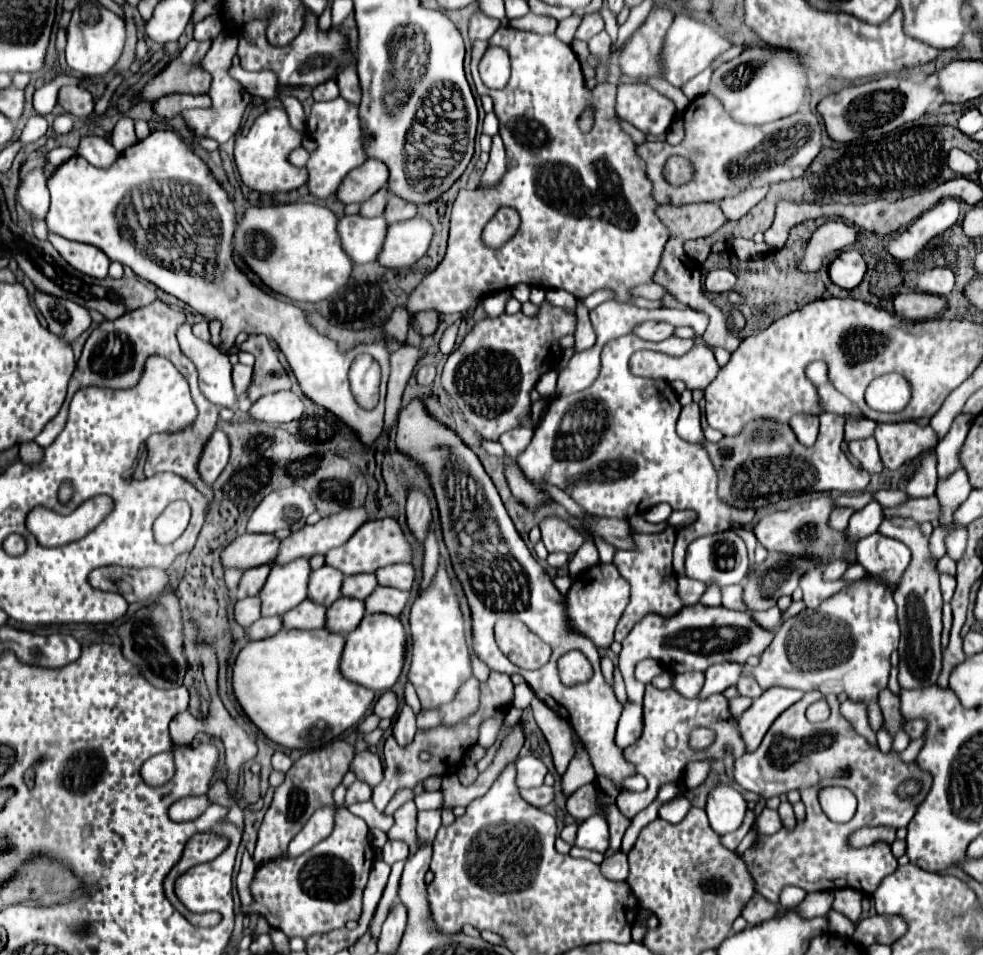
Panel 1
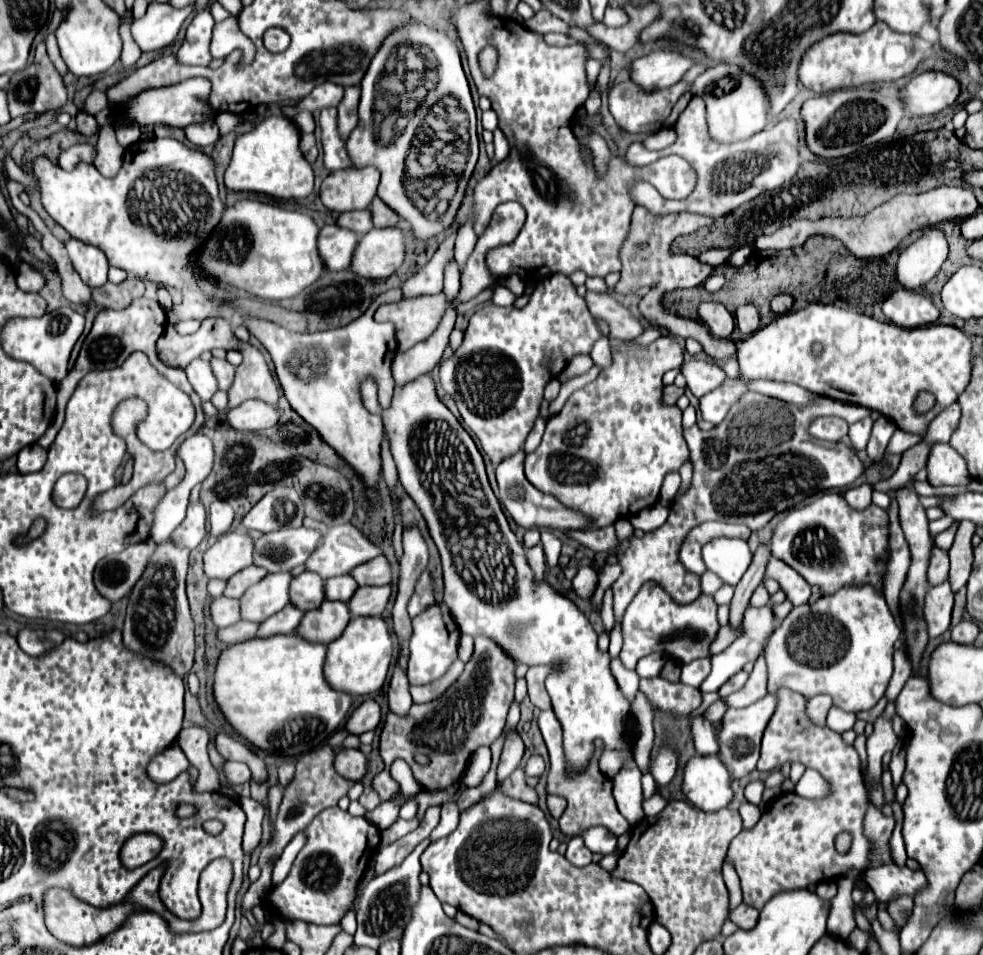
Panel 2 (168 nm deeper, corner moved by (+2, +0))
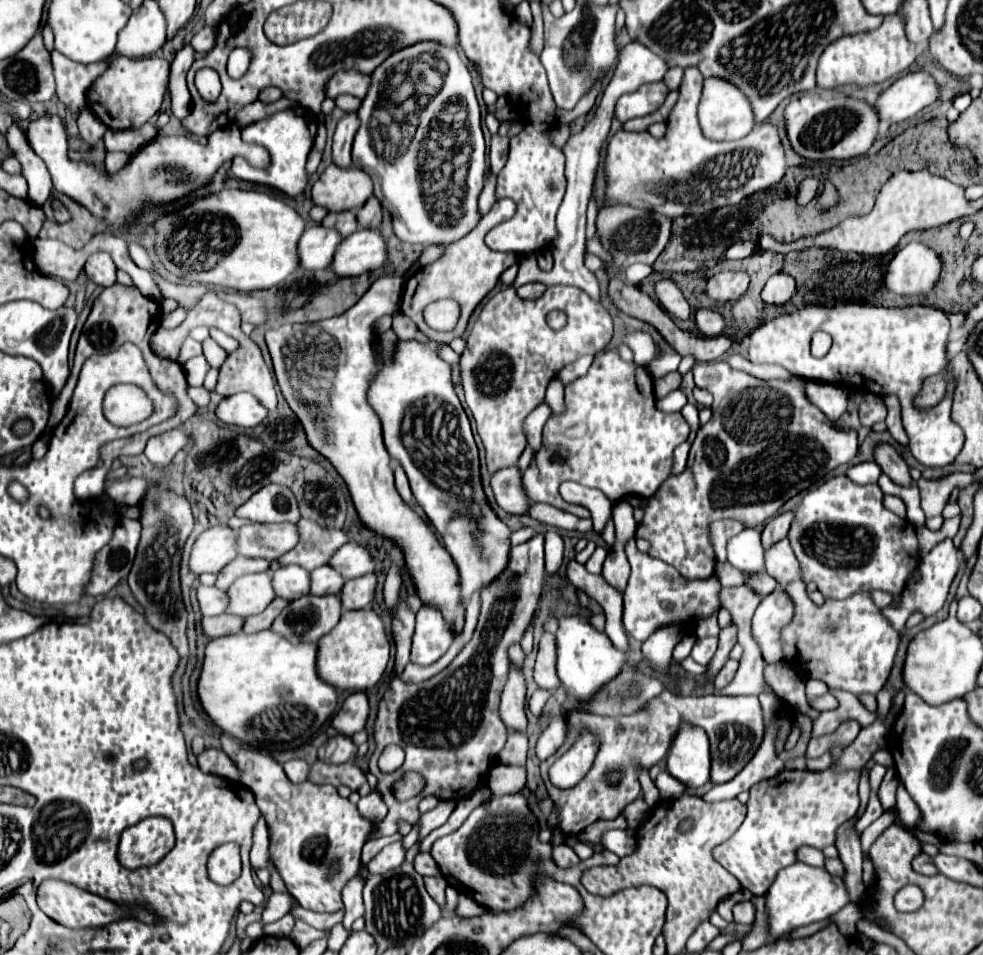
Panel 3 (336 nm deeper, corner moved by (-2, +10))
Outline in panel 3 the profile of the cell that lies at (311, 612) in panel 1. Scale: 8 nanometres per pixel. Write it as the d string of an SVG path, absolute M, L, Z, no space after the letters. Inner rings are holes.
M275 598L261 614L255 614L255 616L249 616L245 620L245 626L243 626L243 632L247 634L255 634L255 632L261 632L261 630L267 630L271 628L273 620L289 606L289 600L285 598Z

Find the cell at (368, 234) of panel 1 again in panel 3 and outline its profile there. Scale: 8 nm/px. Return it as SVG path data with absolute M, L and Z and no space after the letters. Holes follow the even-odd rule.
M321 224L311 226L309 230L305 230L299 242L301 266L309 270L329 268L341 240L343 236L335 228L325 228Z

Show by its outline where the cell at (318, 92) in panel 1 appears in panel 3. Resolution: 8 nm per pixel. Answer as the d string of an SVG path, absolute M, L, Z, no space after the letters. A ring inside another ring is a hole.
M343 70L336 72L327 82L325 94L327 98L337 98L341 94L351 94L355 98L363 98L369 88L369 76L363 76L357 70Z

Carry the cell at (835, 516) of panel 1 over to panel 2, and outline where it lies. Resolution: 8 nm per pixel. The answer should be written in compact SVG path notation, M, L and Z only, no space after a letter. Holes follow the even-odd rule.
M861 484L861 486L849 488L845 492L845 500L853 508L867 508L871 504L871 494L873 494L873 486L871 484Z

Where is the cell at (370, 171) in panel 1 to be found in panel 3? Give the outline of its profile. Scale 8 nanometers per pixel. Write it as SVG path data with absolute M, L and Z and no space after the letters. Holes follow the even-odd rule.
M331 164L313 184L311 196L317 206L329 208L329 212L359 210L373 194L373 180L359 168L341 168Z

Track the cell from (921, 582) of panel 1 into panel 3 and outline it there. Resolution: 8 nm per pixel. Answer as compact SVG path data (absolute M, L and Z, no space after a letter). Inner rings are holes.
M879 444L875 448L875 462L881 466L881 470L899 486L911 486L913 480L909 476L909 466L903 462L903 458L889 446Z

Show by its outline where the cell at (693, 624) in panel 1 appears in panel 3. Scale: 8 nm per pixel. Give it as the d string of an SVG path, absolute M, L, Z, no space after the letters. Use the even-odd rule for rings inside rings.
M631 538L625 544L625 552L631 564L631 576L623 594L623 602L625 602L623 624L627 634L633 636L635 640L645 642L653 632L657 632L663 626L673 626L673 624L695 626L699 620L711 616L721 608L721 602L719 602L721 584L715 576L701 582L689 582L681 578L681 574L677 574L673 566L637 552L635 538Z

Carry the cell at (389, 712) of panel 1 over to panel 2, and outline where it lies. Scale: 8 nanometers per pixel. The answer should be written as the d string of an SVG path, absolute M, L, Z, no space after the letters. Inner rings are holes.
M365 700L361 706L353 710L353 714L345 722L345 730L349 734L363 734L367 730L375 730L377 724L381 722L381 710L375 700Z

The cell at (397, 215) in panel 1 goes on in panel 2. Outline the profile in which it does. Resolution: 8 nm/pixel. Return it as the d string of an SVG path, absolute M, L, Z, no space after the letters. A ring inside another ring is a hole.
M373 198L369 210L373 212L373 226L375 228L387 228L387 226L395 226L399 222L399 216L387 208L387 204L383 204L383 200Z

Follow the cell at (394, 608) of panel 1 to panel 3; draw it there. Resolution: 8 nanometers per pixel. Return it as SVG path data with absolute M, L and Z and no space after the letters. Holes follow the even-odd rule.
M365 574L361 578L347 580L341 590L341 600L345 602L345 610L359 610L371 606L377 588L377 574Z

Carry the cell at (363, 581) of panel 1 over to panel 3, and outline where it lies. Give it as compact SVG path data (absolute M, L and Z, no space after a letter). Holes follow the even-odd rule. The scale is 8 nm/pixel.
M321 566L321 570L311 572L311 594L339 594L345 578L331 566Z

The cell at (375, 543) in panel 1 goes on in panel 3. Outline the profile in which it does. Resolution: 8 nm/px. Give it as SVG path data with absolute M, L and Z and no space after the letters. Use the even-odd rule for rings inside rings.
M301 518L297 524L301 524L301 542L295 546L285 558L279 558L281 564L297 564L305 570L315 570L319 566L329 564L333 554L347 542L353 542L349 532L343 528L333 526L321 526L313 520Z

